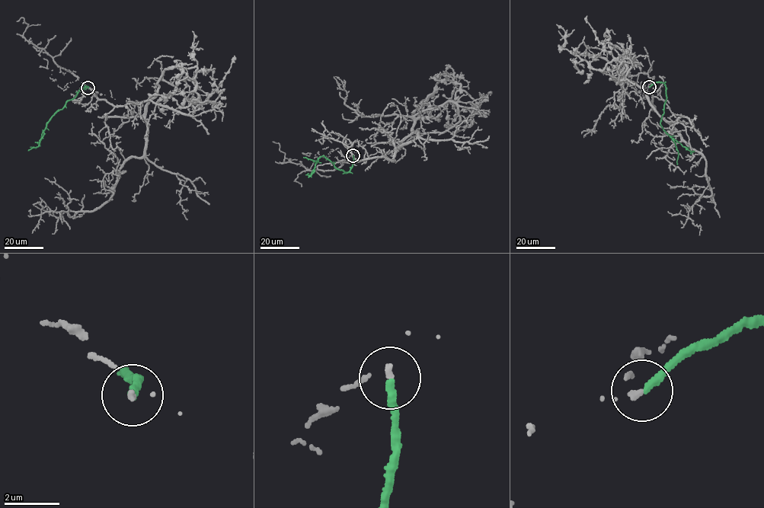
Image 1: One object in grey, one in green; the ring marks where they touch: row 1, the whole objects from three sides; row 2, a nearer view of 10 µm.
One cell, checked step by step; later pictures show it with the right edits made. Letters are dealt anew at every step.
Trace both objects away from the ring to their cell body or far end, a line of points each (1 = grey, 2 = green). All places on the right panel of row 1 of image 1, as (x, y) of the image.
1: (649, 87), (640, 94), (651, 110), (647, 91), (705, 161), (711, 195), (688, 215), (699, 234)
2: (649, 87), (656, 83), (664, 84), (666, 97), (660, 124), (672, 138), (692, 151), (692, 153)

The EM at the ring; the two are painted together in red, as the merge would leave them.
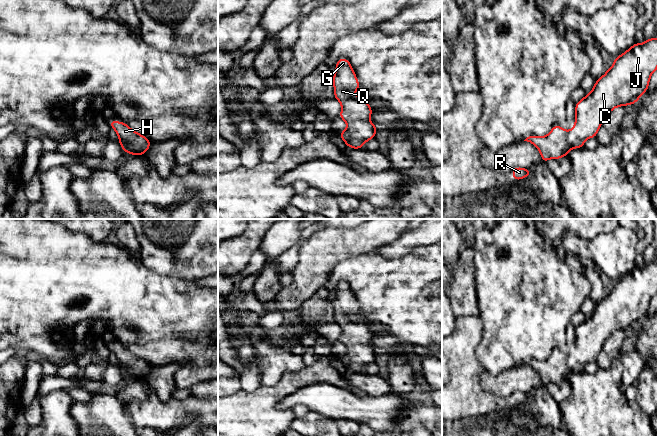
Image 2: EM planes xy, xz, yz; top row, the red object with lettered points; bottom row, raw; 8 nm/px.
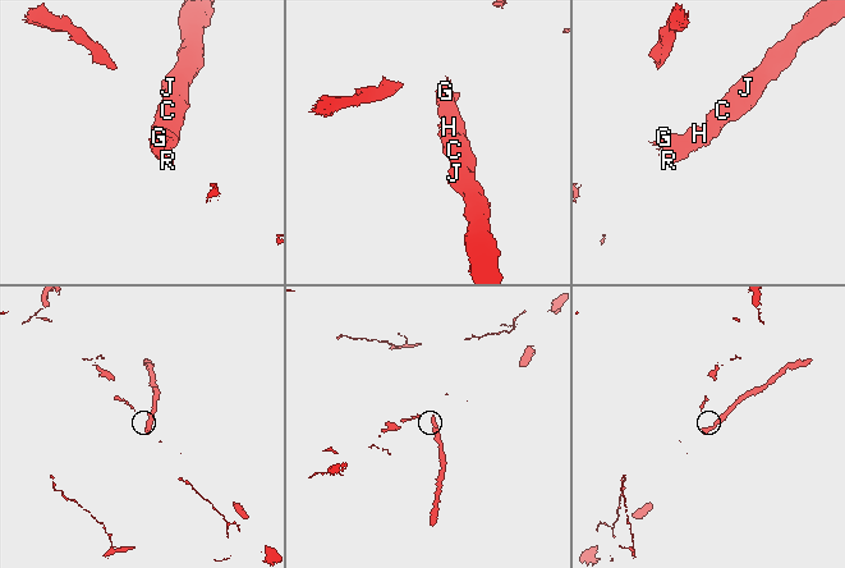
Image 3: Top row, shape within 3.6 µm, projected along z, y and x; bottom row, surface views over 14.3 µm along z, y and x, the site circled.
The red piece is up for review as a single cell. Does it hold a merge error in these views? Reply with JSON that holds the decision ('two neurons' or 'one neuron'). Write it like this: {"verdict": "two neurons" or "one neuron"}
{"verdict": "one neuron"}

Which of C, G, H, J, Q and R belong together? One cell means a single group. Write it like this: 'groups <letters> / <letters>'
groups C G H J Q R

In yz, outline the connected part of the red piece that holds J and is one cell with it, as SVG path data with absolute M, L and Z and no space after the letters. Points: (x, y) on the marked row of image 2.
M655 36L648 39L643 44L635 42L631 48L614 59L612 67L608 69L601 78L596 80L592 91L589 94L586 94L582 100L576 102L575 125L569 132L565 131L561 125L555 125L548 135L544 137L529 136L524 141L530 142L538 148L543 164L545 164L550 158L561 159L562 157L568 155L572 148L583 148L586 139L596 137L605 117L615 107L627 106L638 102L639 97L648 91L650 77L655 70L657 70L657 37Z

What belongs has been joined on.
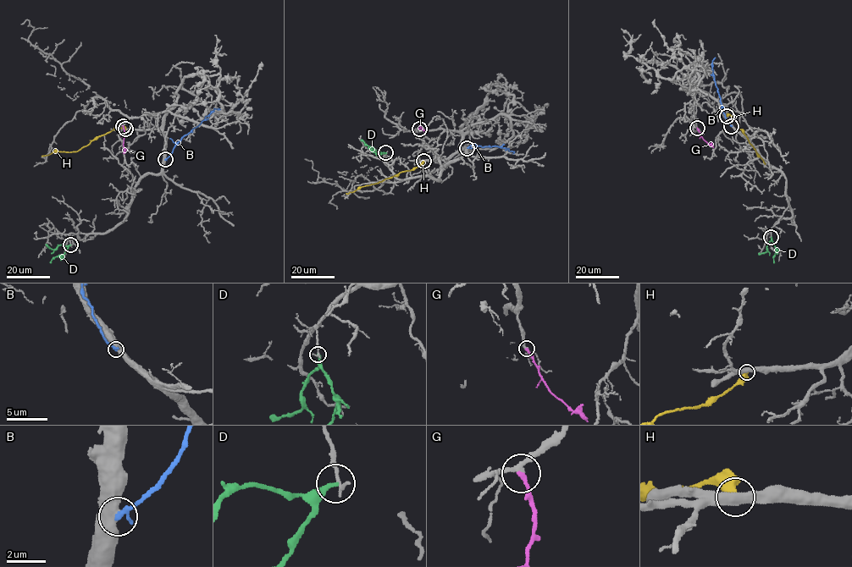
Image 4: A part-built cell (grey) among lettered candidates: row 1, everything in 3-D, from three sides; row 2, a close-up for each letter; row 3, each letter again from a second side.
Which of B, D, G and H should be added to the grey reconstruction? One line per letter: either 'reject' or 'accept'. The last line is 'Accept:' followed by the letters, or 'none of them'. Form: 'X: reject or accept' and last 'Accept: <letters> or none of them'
B: reject
D: reject
G: reject
H: reject
Accept: none of them

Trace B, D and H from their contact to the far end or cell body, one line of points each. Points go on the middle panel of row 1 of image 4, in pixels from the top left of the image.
B: (467, 148), (472, 145), (497, 146), (512, 154)
D: (386, 153), (376, 151), (361, 140)
H: (423, 161), (412, 169), (346, 193)

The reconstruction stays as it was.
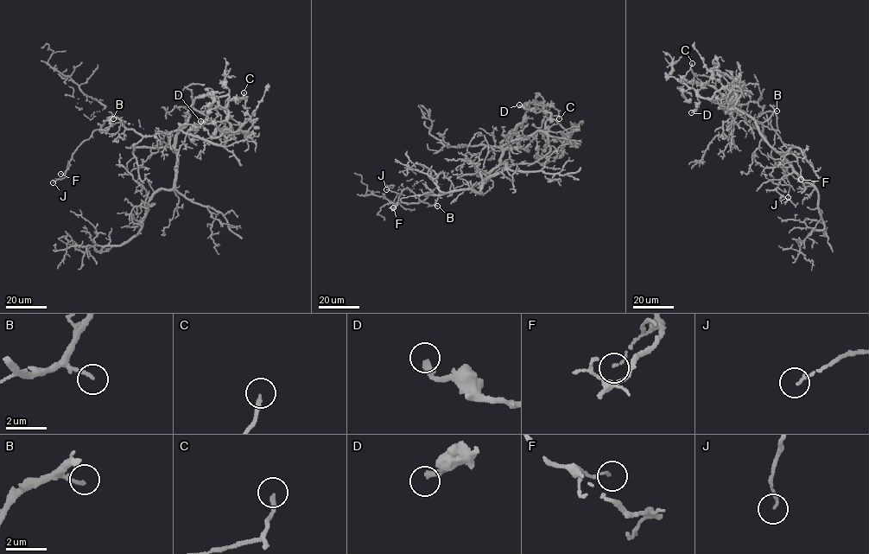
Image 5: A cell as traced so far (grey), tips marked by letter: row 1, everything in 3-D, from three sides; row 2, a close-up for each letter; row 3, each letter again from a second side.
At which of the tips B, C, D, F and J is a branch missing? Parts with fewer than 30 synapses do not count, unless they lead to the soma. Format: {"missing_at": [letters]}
{"missing_at": ["C", "D"]}

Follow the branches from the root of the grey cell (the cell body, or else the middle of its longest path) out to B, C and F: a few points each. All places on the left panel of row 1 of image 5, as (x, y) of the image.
B: (171, 147), (126, 148), (124, 121), (115, 116), (111, 117), (113, 118)
C: (171, 147), (187, 124), (188, 110), (195, 98), (226, 95), (230, 100), (243, 98), (244, 92)
F: (171, 147), (126, 148), (124, 121), (113, 116), (81, 143), (72, 154), (66, 172), (60, 174)

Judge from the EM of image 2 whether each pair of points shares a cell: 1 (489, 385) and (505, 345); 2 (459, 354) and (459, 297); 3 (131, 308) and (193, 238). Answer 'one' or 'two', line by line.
1: two
2: two
3: two

